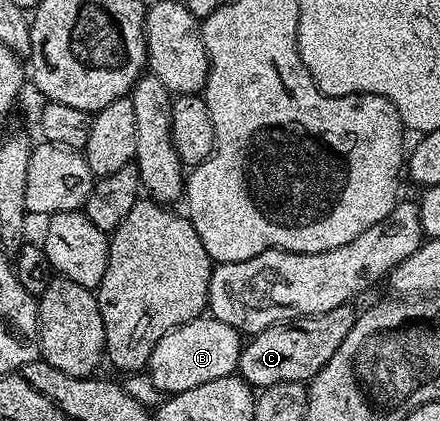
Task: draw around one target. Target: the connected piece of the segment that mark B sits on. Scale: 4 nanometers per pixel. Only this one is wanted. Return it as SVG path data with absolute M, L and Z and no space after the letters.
M212 317L192 319L190 323L168 331L159 345L155 345L149 358L147 374L161 392L177 395L181 391L195 389L195 385L234 374L241 362L242 346L241 332L231 325L223 325L223 321Z

